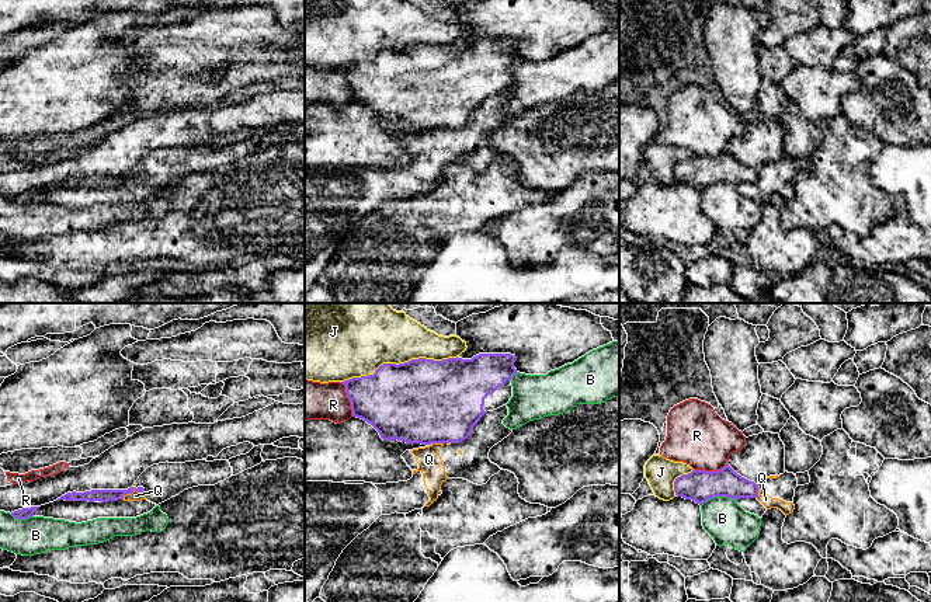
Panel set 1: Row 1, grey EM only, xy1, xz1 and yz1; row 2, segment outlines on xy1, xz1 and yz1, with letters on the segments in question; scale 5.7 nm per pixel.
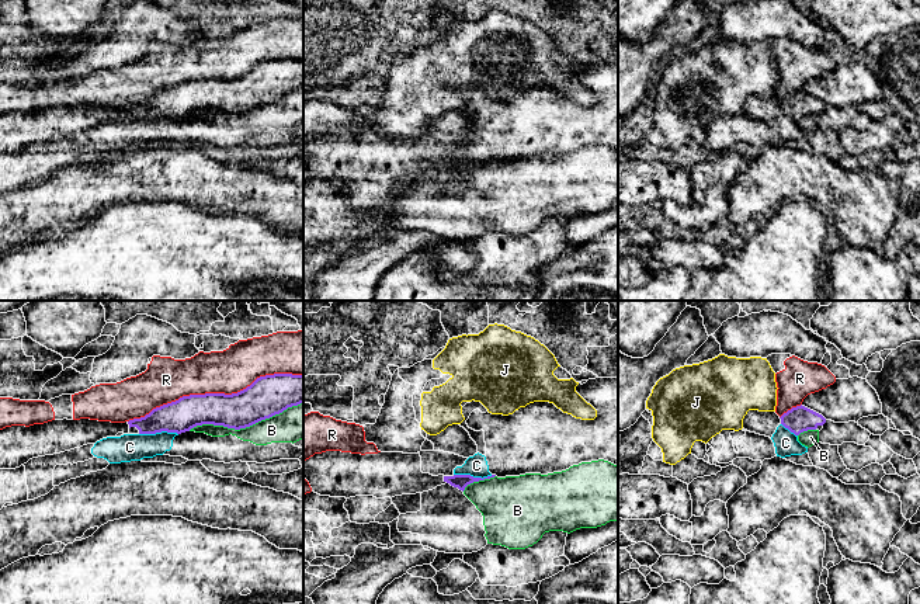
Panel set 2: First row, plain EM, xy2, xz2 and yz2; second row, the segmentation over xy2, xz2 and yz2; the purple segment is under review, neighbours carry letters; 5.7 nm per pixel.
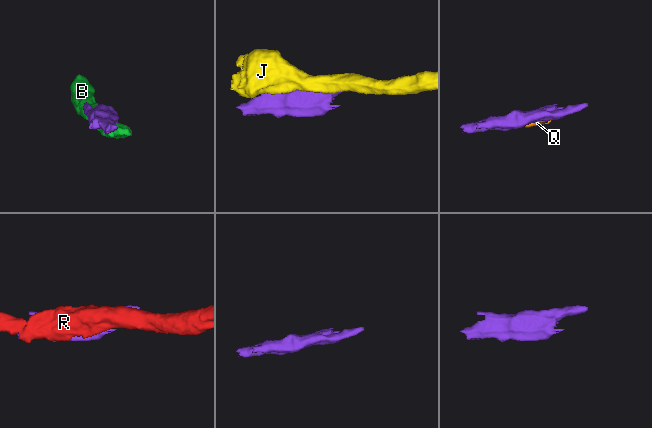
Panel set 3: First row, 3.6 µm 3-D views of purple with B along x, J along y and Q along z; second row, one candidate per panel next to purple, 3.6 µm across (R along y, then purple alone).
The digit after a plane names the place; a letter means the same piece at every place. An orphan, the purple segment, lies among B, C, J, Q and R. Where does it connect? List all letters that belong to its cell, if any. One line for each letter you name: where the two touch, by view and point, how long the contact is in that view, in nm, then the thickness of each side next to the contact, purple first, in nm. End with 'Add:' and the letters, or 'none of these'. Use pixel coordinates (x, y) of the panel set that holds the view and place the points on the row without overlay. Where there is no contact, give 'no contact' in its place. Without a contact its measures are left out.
Add: none of these

